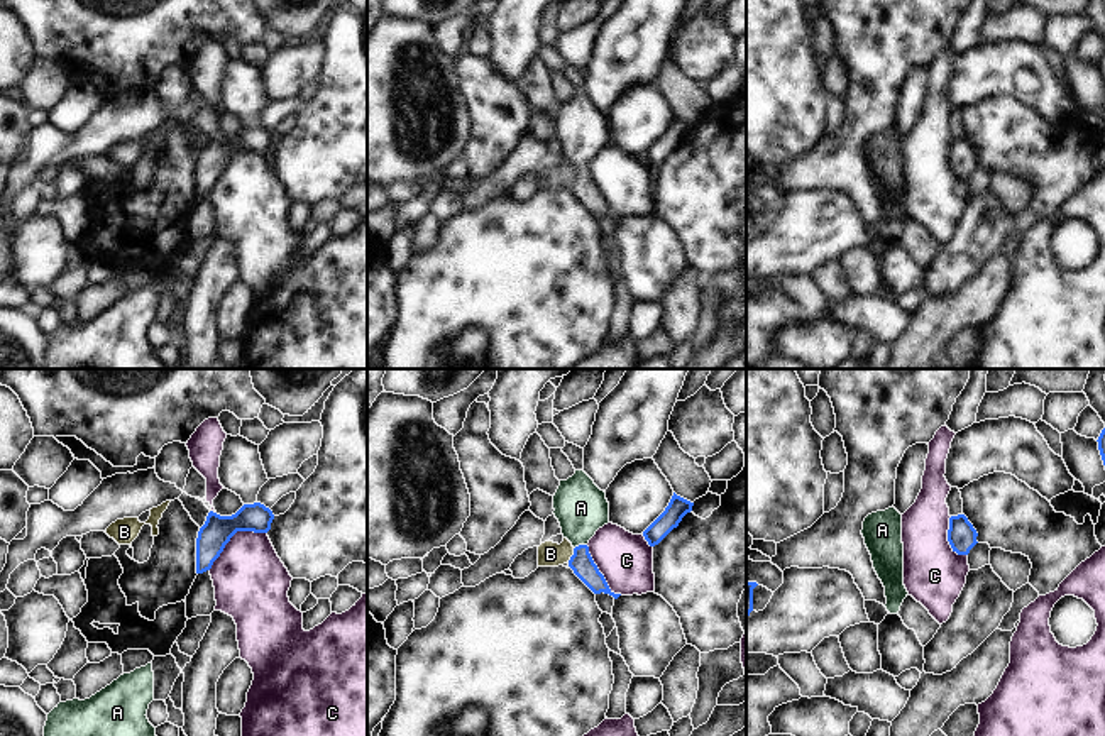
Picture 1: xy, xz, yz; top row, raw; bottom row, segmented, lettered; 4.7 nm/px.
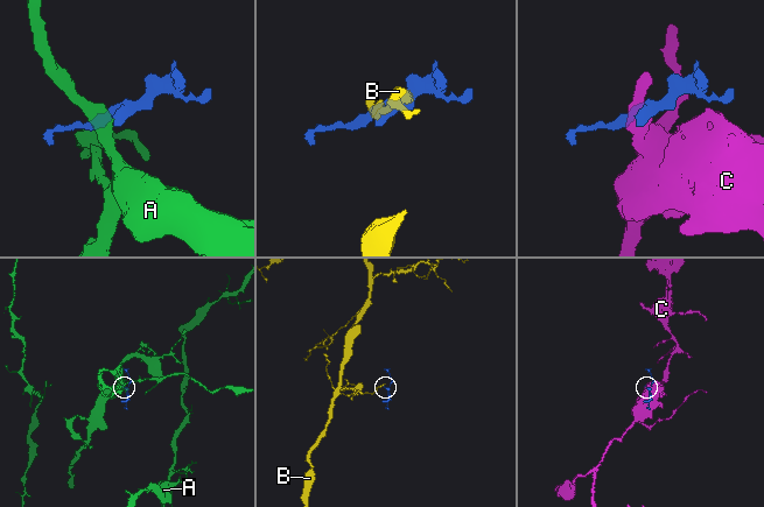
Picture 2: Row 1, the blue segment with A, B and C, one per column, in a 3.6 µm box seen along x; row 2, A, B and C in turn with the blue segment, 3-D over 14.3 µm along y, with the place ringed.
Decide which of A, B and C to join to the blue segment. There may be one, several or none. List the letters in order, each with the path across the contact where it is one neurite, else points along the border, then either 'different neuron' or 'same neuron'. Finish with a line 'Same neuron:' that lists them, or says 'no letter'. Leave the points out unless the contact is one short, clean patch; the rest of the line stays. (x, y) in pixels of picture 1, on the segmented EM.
A: across xz (581, 562), (579, 545), (581, 508) | same neuron
B: along xz (574, 549), (567, 562) | different neuron
C: different neuron
Same neuron: A

